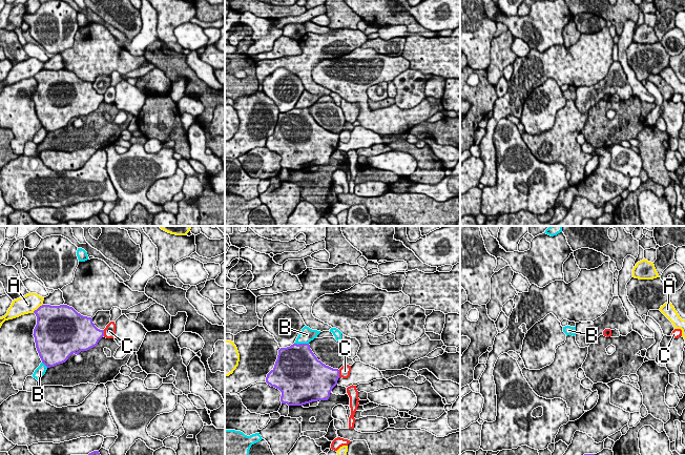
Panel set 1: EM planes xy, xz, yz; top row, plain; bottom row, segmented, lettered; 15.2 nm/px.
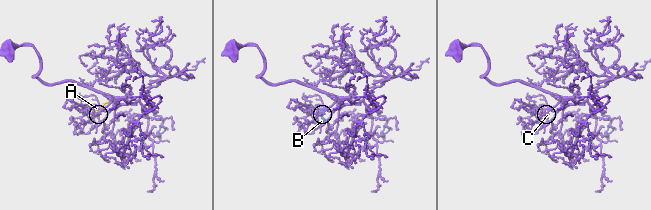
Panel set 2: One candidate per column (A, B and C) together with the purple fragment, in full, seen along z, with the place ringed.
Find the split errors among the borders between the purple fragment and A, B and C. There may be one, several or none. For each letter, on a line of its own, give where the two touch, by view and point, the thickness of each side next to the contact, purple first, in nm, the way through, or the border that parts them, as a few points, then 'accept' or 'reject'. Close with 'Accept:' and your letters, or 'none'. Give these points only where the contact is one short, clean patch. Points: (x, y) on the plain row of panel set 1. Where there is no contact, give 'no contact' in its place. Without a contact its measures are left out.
A: contact xy (38, 73); calibres 420 and 280 nm; reject
B: contact xz (302, 108); calibres 480 and 220 nm; reject
C: contact xz (338, 138); calibres 400 and 160 nm; reject
Accept: none

